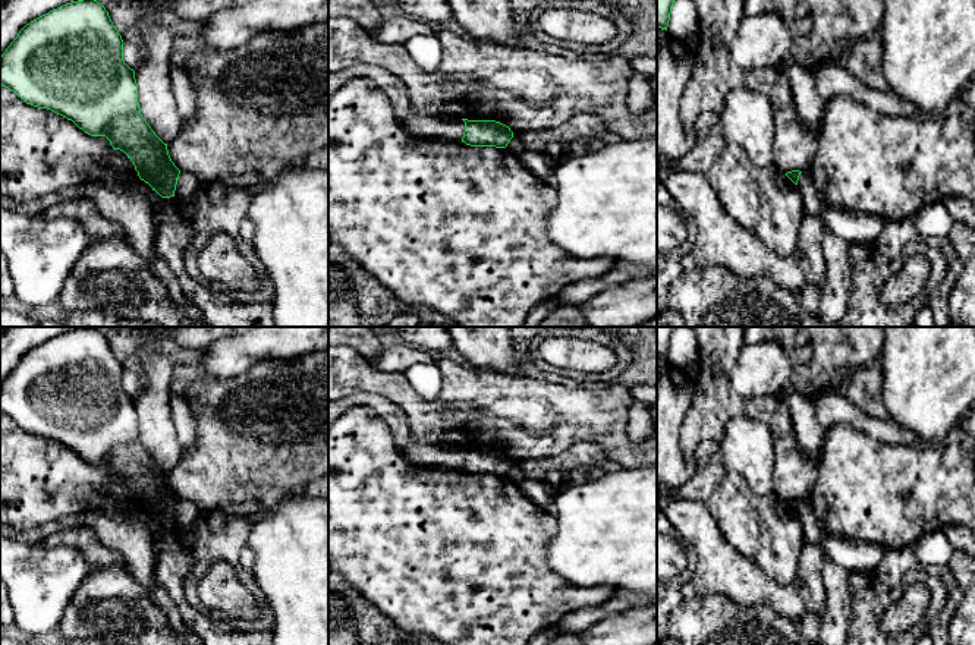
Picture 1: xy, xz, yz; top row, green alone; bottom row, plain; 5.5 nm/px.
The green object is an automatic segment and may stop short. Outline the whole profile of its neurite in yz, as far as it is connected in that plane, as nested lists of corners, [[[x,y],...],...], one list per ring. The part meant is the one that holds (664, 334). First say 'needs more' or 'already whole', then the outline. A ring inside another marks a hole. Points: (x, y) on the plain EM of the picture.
already whole; [[[657,327],[657,356],[667,359],[674,328],[676,327]]]

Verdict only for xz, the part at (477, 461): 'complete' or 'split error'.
complete

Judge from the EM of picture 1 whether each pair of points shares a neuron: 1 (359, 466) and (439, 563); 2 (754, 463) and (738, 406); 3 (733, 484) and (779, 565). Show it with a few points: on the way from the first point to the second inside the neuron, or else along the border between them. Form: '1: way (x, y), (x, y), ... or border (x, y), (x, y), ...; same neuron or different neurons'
1: way (368, 490), (415, 540); same neuron
2: border (758, 418), (732, 417), (719, 441); different neurons
3: way (733, 505), (733, 512), (739, 522), (761, 544); same neuron

